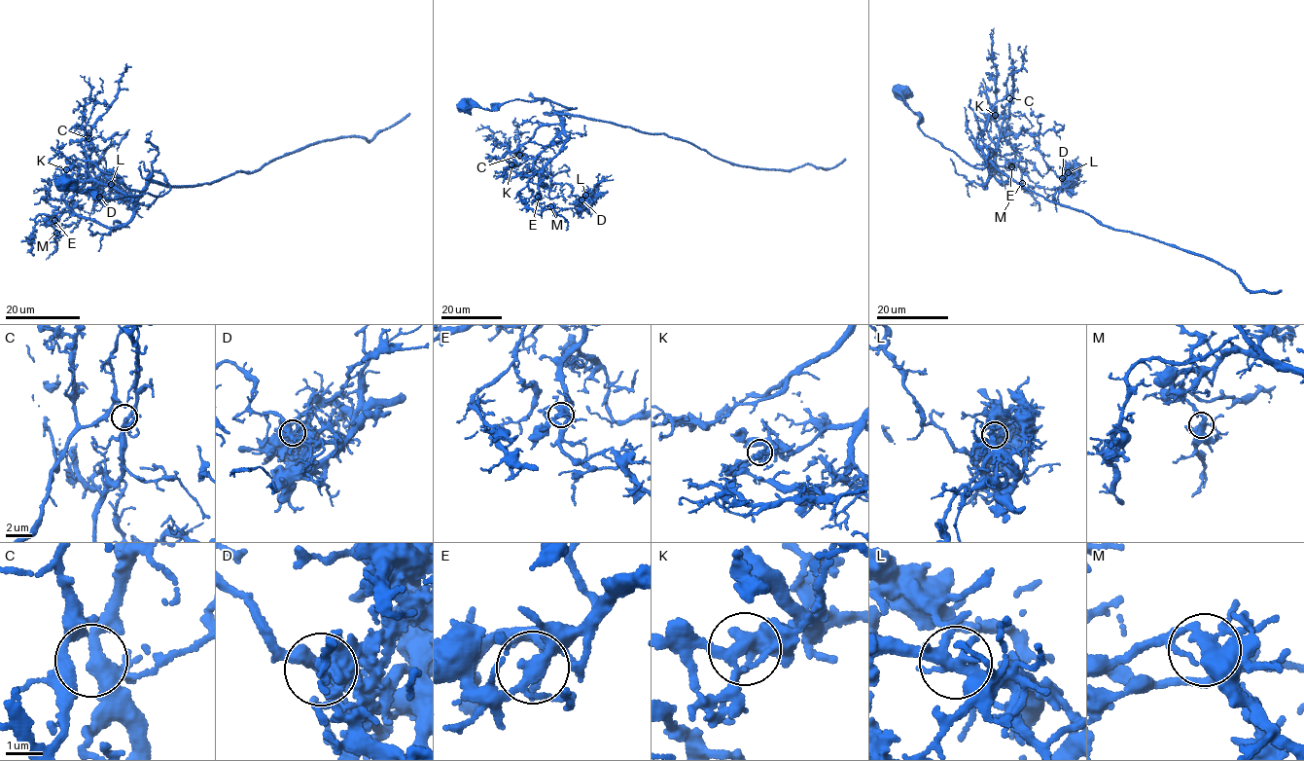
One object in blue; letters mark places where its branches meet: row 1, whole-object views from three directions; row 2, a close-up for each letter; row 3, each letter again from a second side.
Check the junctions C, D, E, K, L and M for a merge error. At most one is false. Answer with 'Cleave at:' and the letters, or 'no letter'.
Cleave at: D

